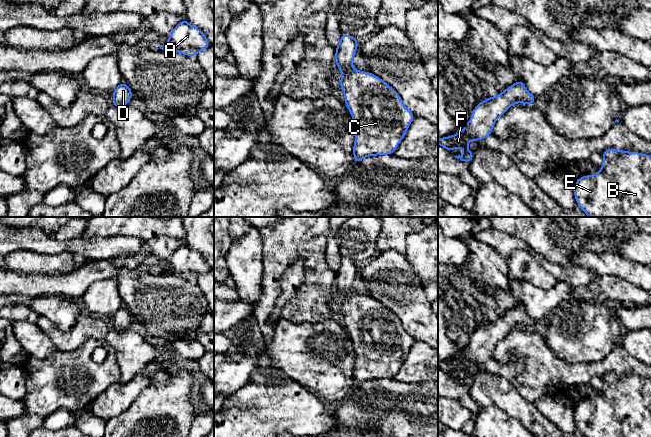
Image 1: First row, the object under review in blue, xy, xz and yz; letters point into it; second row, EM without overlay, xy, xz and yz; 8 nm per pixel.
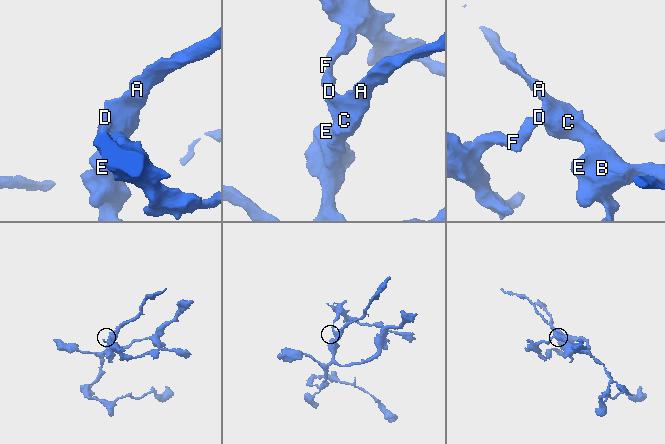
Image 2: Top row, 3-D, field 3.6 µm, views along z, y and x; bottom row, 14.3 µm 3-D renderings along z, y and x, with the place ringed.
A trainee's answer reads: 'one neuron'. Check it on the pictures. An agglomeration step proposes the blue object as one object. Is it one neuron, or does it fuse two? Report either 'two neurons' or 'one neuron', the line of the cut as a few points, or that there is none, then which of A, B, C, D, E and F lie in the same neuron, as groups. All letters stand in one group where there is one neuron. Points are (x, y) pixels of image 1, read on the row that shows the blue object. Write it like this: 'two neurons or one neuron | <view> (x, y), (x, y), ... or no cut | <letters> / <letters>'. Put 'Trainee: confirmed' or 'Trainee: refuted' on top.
Trainee: confirmed
one neuron | no cut | A B C D E F

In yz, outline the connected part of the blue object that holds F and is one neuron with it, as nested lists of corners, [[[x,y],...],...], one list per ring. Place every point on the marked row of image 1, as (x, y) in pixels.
[[[522,80],[505,88],[503,93],[494,97],[488,97],[476,105],[472,112],[472,118],[465,127],[449,137],[438,139],[438,144],[452,153],[454,148],[463,148],[463,155],[454,156],[465,163],[473,160],[474,154],[468,149],[470,140],[480,141],[492,134],[492,128],[498,118],[502,116],[513,104],[522,102],[524,105],[533,105],[536,95],[531,94]]]

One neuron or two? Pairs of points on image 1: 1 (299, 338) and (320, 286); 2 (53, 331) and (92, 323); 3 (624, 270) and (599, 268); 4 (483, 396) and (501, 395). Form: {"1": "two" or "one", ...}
{"1": "two", "2": "one", "3": "one", "4": "one"}

